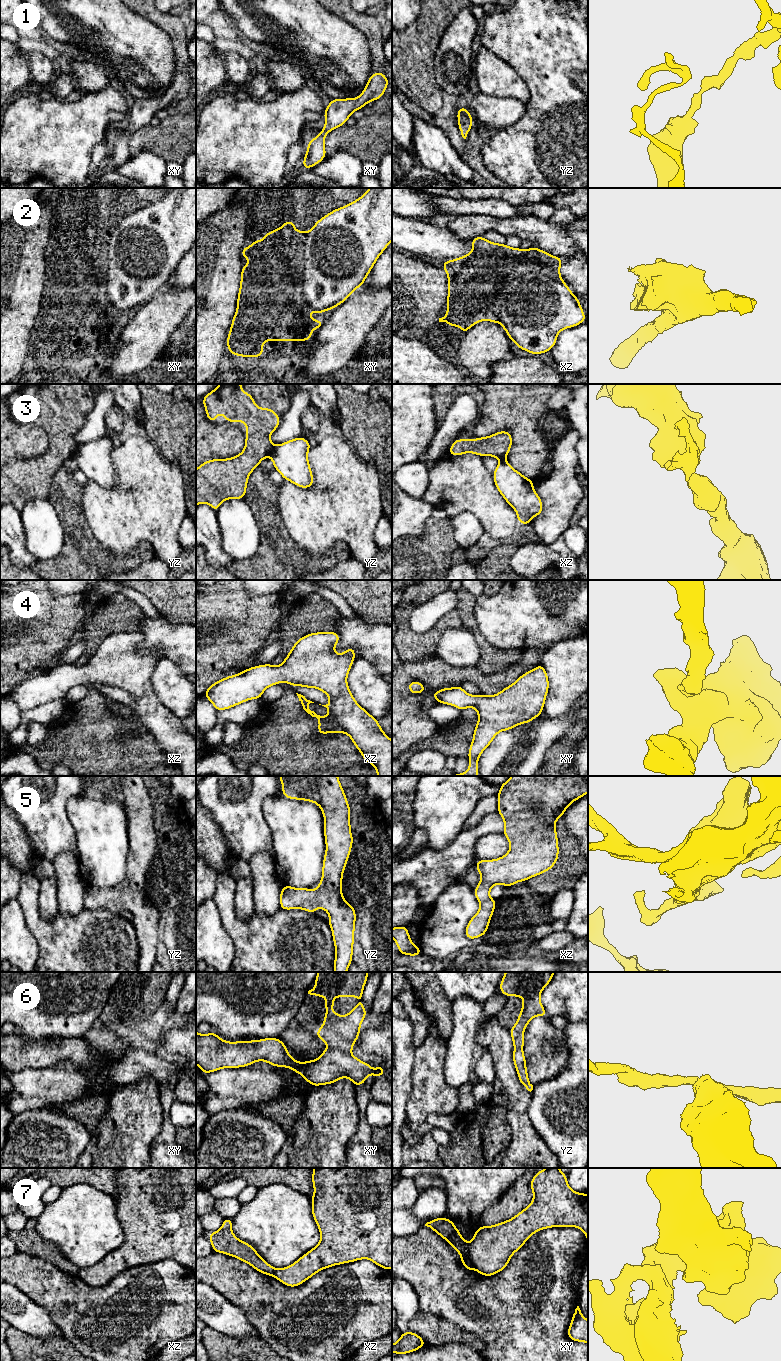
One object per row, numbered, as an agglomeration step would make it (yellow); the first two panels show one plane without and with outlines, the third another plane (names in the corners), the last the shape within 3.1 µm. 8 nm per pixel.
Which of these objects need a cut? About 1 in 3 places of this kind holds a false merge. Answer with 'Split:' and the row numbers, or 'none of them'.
Split: 3, 6, 7

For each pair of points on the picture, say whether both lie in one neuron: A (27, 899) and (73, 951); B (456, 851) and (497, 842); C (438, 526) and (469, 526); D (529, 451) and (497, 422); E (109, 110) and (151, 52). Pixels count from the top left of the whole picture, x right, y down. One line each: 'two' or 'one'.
A: one
B: two
C: two
D: one
E: two

